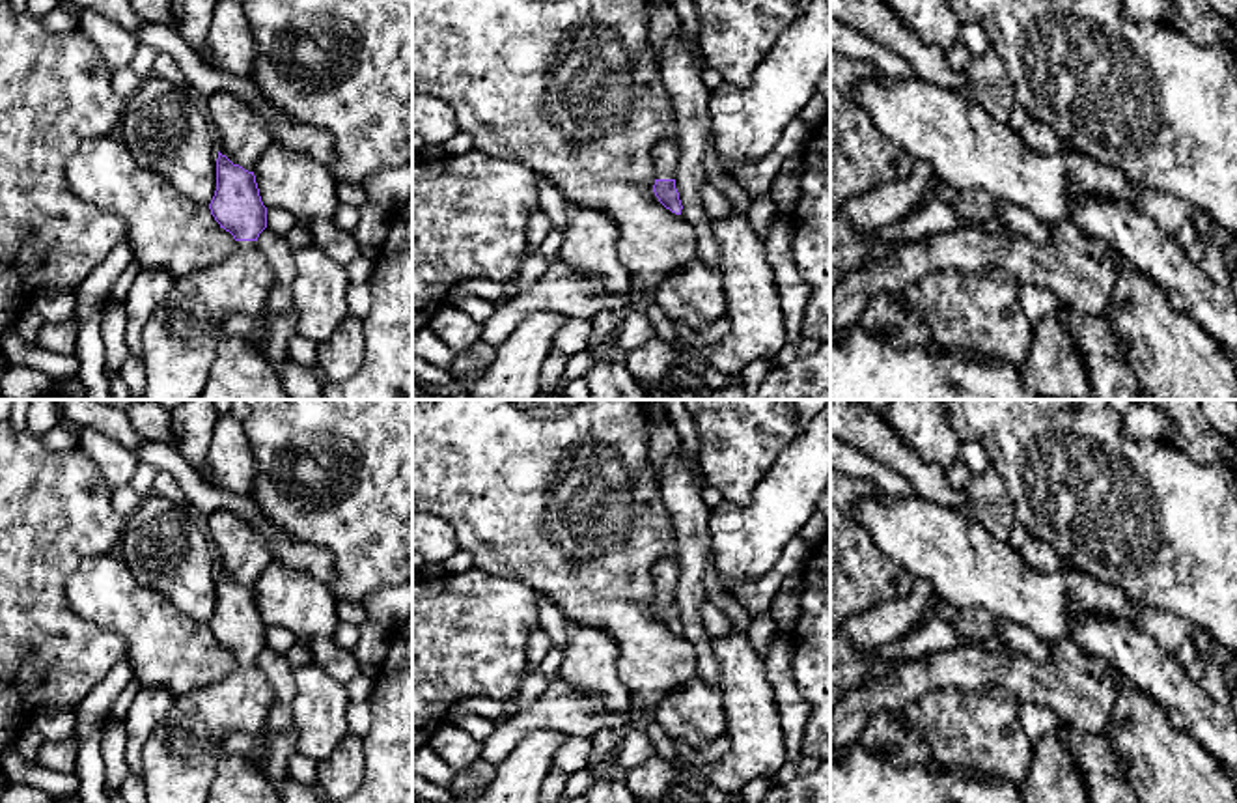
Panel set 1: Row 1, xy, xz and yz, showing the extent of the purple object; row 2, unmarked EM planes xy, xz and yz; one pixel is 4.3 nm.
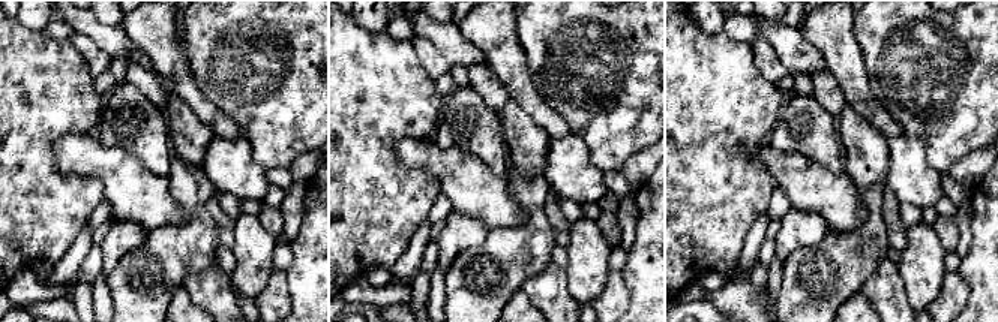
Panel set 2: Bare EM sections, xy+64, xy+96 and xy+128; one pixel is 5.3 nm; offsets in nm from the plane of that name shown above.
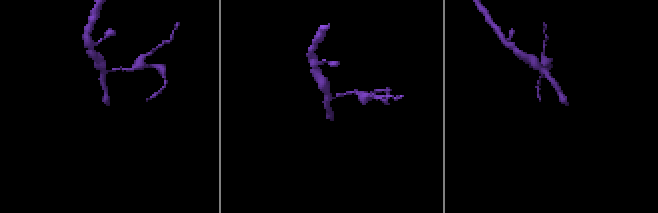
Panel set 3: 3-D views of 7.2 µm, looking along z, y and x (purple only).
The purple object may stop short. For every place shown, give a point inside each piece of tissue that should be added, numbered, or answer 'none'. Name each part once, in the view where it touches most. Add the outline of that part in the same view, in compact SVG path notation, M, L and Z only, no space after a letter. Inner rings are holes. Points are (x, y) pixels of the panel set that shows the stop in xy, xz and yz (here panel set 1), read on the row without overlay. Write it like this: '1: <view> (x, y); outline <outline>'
1: xy (180, 757); outline M237 659L233 672L175 700L142 747L146 803L205 803L224 741L235 734L263 734L276 693L257 659Z

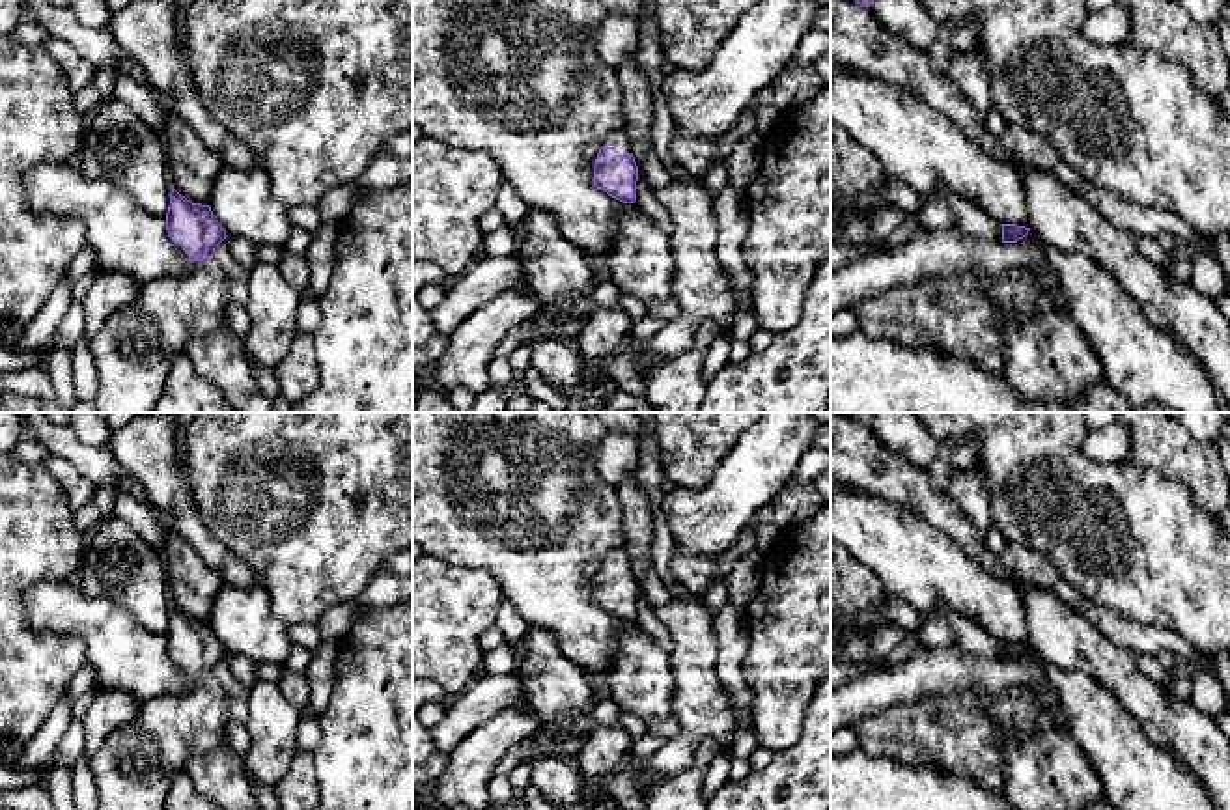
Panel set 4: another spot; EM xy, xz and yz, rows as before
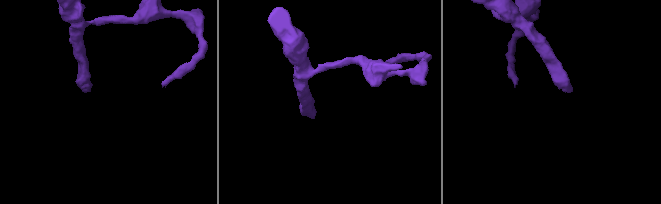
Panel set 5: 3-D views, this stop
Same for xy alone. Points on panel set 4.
1: xy (135, 768); outline M215 677L194 679L187 694L153 698L131 722L116 728L91 760L97 810L162 810L174 776L192 756L224 745L228 698Z

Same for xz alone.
1: xz (618, 557); outline M616 547L612 549L605 560L605 566L614 566L620 573L629 573L631 571L631 558L625 551L625 547Z

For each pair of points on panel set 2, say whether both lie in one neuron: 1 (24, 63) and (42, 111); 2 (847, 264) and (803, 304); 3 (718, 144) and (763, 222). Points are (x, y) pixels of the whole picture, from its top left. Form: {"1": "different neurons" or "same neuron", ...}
{"1": "same neuron", "2": "same neuron", "3": "different neurons"}

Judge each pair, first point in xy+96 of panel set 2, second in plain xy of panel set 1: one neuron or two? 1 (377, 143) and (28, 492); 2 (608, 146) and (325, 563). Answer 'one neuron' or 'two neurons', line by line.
1: one neuron
2: two neurons

